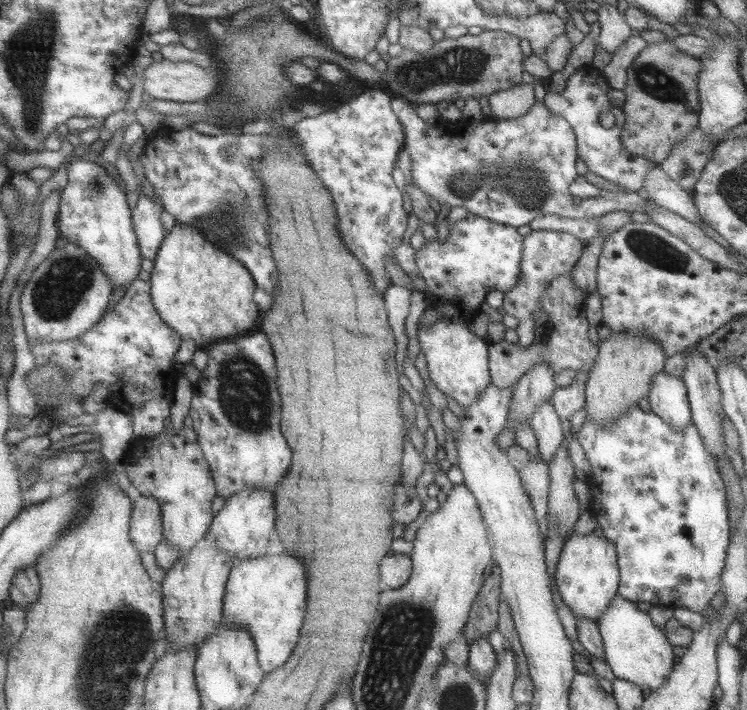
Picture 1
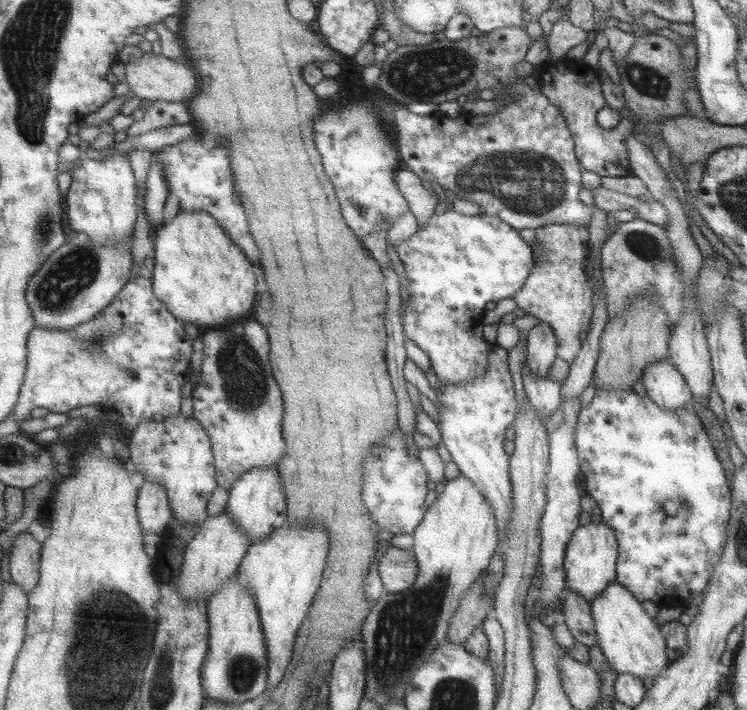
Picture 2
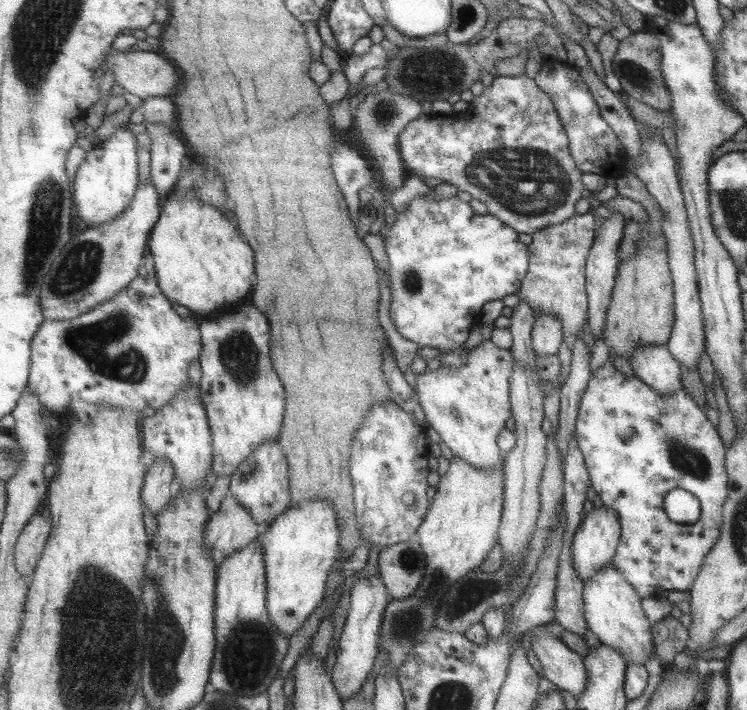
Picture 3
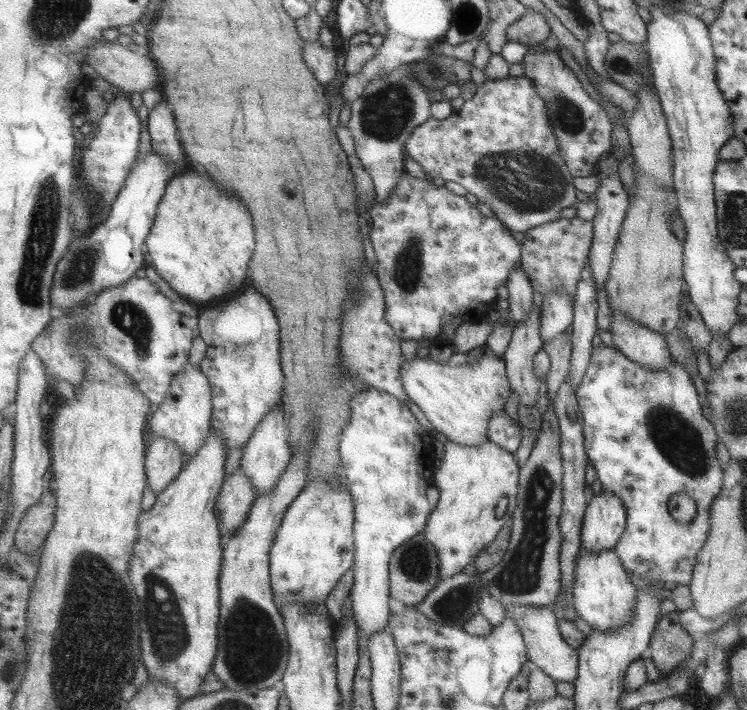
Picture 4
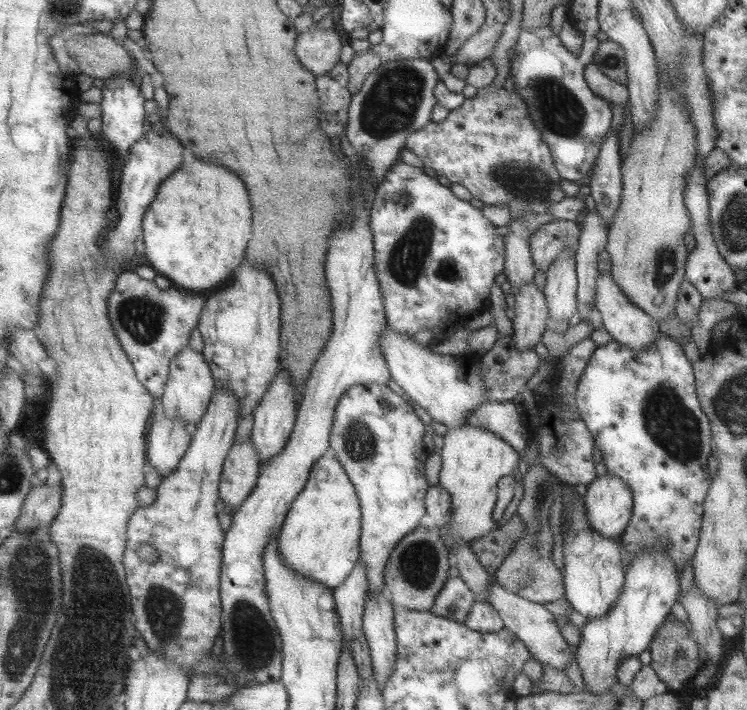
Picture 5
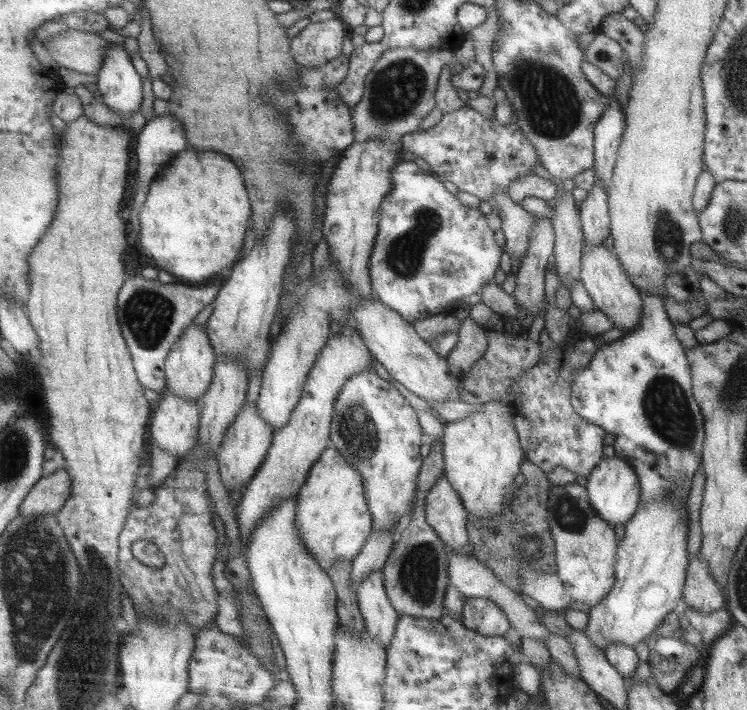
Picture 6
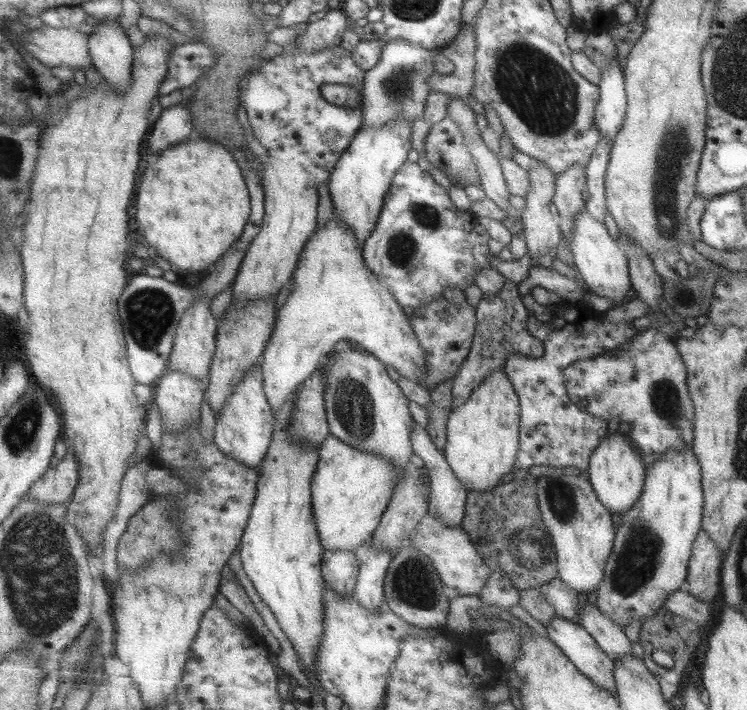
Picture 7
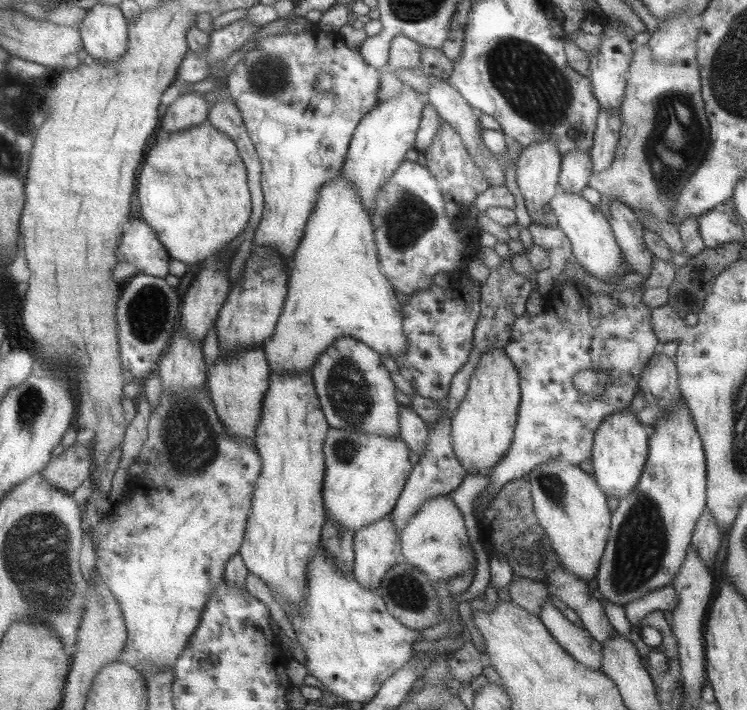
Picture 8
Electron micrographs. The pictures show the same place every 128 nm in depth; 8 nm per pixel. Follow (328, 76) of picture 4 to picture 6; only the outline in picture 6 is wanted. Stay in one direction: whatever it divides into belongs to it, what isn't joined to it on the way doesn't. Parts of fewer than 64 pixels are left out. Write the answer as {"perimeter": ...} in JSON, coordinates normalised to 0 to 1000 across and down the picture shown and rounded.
{"perimeter":[[[454,23],[446,28],[416,31],[391,55],[391,70],[402,92],[427,96],[461,76],[461,59],[467,49],[467,37]]]}

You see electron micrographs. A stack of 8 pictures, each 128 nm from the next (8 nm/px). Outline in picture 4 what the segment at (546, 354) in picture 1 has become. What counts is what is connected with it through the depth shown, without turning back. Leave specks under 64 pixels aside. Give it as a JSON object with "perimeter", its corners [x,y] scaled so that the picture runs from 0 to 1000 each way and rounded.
{"perimeter":[[[771,304],[748,306],[730,315],[715,318],[703,327],[700,342],[696,344],[696,376],[703,385],[703,392],[708,394],[712,408],[722,411],[724,418],[738,414],[742,408],[750,408],[767,424],[791,339],[793,311]]]}

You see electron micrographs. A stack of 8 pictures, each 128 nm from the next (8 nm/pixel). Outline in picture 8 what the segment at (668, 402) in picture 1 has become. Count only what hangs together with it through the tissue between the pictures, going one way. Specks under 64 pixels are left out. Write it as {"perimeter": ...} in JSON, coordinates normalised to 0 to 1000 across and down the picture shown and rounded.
{"perimeter":[[[747,266],[743,276],[735,283],[738,300],[746,310],[746,318],[754,325],[754,330],[763,341],[763,351],[772,372],[776,372],[786,386],[805,394],[811,389],[825,386],[830,376],[829,345],[821,332],[814,310],[807,306],[802,292],[791,289],[778,277],[778,272],[767,273]]]}

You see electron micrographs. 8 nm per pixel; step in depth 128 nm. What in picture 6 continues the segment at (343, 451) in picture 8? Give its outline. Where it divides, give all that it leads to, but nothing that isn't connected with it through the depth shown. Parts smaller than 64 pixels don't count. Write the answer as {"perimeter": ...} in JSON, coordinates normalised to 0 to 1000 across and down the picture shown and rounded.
{"perimeter":[[[446,627],[419,655],[410,682],[399,696],[396,738],[414,777],[438,806],[455,789],[474,790],[497,754],[499,730],[491,718],[486,672]]]}

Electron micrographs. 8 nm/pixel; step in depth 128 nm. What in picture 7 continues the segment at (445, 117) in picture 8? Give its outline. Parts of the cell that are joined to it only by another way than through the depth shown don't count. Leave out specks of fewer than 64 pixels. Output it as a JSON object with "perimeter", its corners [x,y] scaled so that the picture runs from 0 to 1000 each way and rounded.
{"perimeter":[[[602,135],[598,145],[598,161],[620,185],[620,194],[628,207],[628,214],[639,235],[641,263],[649,276],[661,285],[673,299],[676,307],[696,308],[696,297],[681,289],[681,270],[665,221],[649,204],[636,179],[633,156],[624,139]]]}

